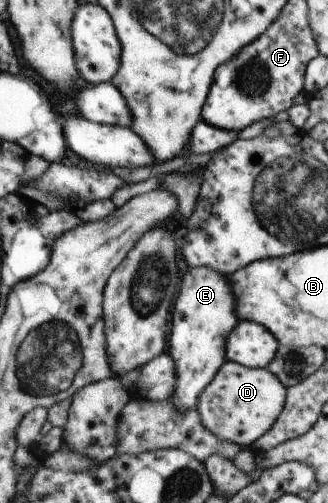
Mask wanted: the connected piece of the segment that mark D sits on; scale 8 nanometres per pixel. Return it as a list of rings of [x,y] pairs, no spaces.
[[[226,361],[205,387],[194,409],[202,425],[210,433],[246,449],[272,429],[285,405],[286,396],[287,387],[273,372],[266,368],[247,368],[242,364]]]

